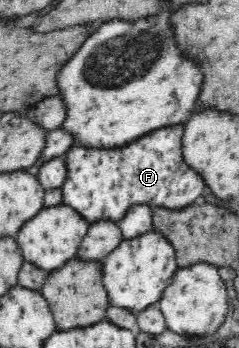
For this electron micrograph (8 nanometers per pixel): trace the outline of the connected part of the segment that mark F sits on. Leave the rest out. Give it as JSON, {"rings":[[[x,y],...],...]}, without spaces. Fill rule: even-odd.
{"rings":[[[163,127],[133,143],[115,149],[91,149],[75,143],[66,153],[67,177],[62,188],[62,203],[73,207],[87,221],[119,221],[135,203],[152,207],[181,209],[193,204],[205,183],[197,171],[189,169],[181,155],[183,127]]]}

